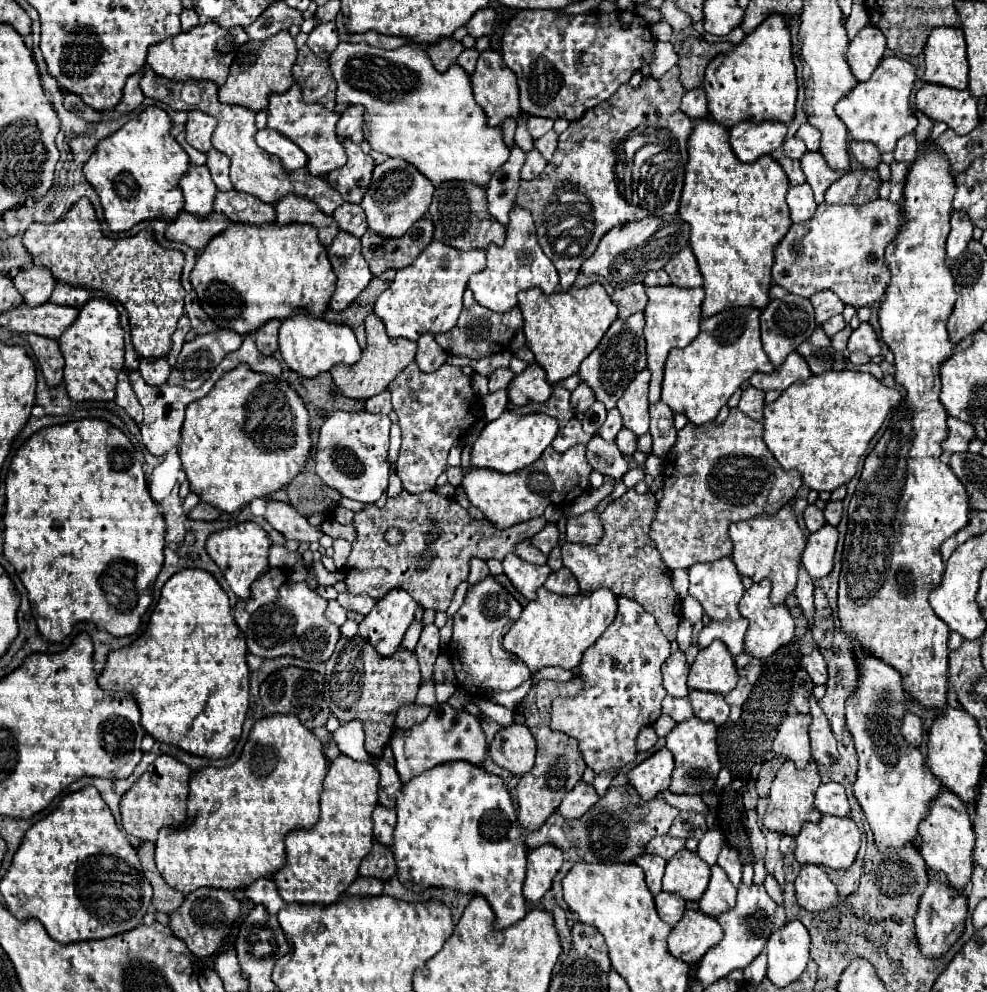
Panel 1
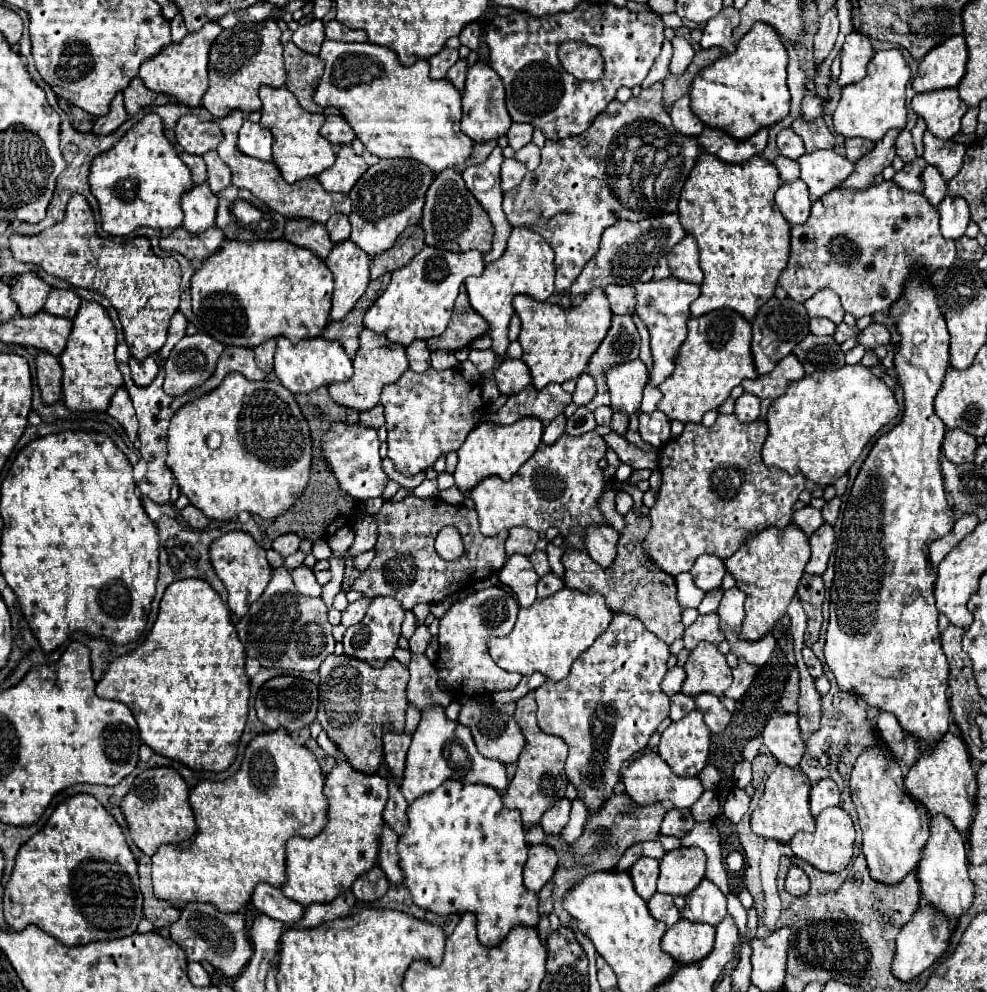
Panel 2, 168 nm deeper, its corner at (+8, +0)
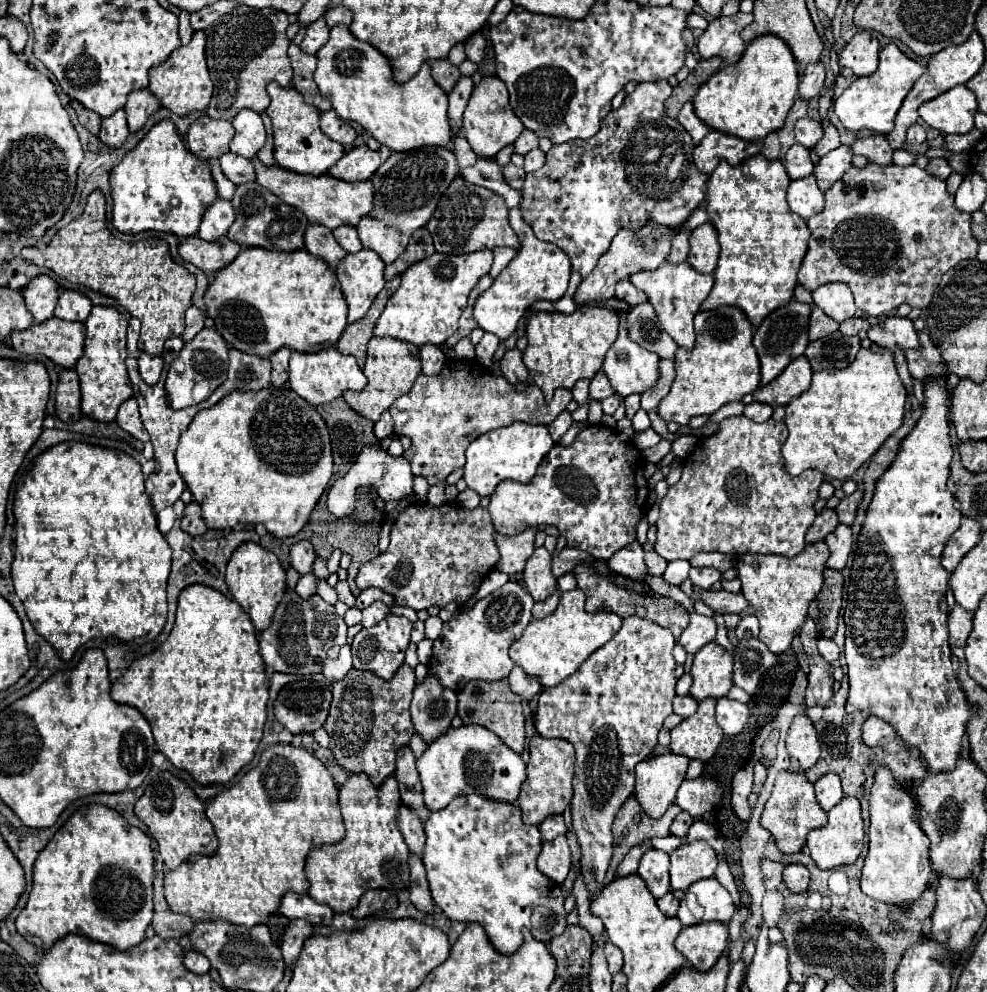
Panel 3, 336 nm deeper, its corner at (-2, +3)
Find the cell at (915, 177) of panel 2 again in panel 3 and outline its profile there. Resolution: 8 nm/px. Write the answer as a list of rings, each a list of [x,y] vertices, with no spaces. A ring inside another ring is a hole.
[[[935,157],[935,159],[931,159],[929,165],[927,165],[927,171],[929,171],[931,175],[937,175],[939,179],[947,179],[951,173],[955,173],[953,167],[949,165],[949,161],[947,161],[945,157]]]

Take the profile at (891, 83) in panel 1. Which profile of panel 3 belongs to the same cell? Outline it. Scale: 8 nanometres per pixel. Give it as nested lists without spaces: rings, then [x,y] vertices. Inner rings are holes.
[[[889,43],[879,53],[877,71],[873,75],[867,75],[867,77],[857,77],[843,91],[843,95],[835,99],[833,111],[841,119],[841,123],[853,133],[859,131],[859,129],[891,133],[893,131],[893,119],[895,119],[903,99],[911,91],[913,83],[923,75],[923,71],[925,71],[923,65],[919,65],[913,59],[909,59],[895,43]]]

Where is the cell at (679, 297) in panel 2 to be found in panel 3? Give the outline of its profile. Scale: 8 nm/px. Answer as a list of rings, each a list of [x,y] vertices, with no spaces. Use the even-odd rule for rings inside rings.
[[[663,261],[655,271],[637,271],[629,277],[639,289],[643,289],[649,297],[649,303],[655,307],[655,313],[663,325],[663,329],[675,339],[679,347],[691,349],[695,343],[695,331],[693,331],[693,317],[701,307],[701,301],[707,299],[711,287],[713,287],[713,275],[705,275],[695,271],[687,263],[669,263]]]

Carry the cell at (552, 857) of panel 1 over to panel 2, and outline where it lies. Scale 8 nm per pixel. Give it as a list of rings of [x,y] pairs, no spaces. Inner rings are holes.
[[[533,844],[529,846],[529,858],[523,870],[523,884],[531,892],[539,892],[553,876],[557,868],[557,854],[547,844]]]

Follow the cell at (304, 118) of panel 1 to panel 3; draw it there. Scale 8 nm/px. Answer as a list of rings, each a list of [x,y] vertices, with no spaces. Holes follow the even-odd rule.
[[[269,83],[267,93],[271,97],[271,105],[267,107],[267,115],[273,125],[273,159],[279,167],[295,171],[295,173],[309,173],[309,175],[325,175],[331,165],[335,165],[343,157],[343,145],[325,137],[319,129],[319,111],[311,109],[295,93],[291,87],[279,87],[279,83]]]

